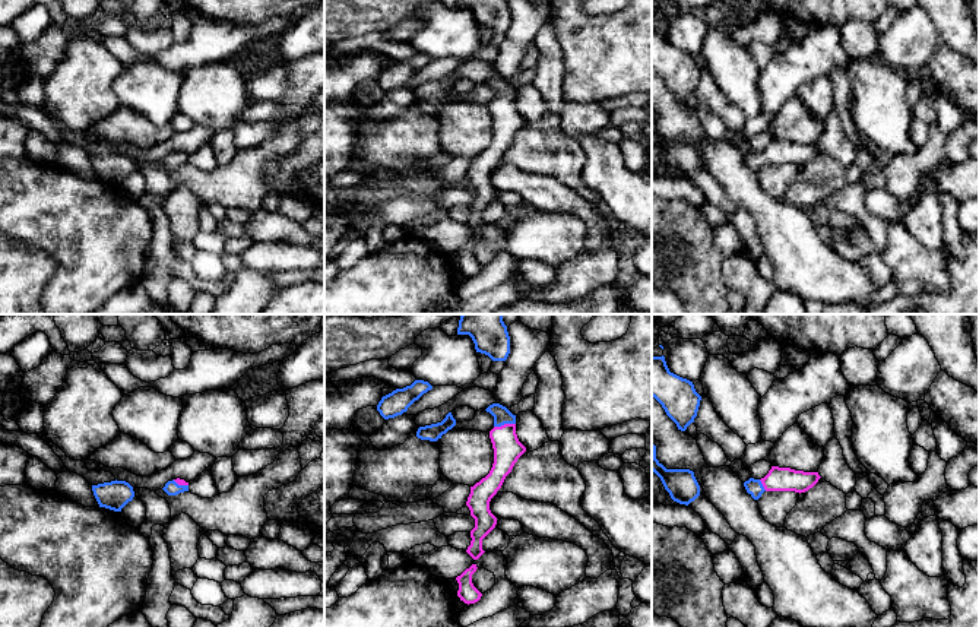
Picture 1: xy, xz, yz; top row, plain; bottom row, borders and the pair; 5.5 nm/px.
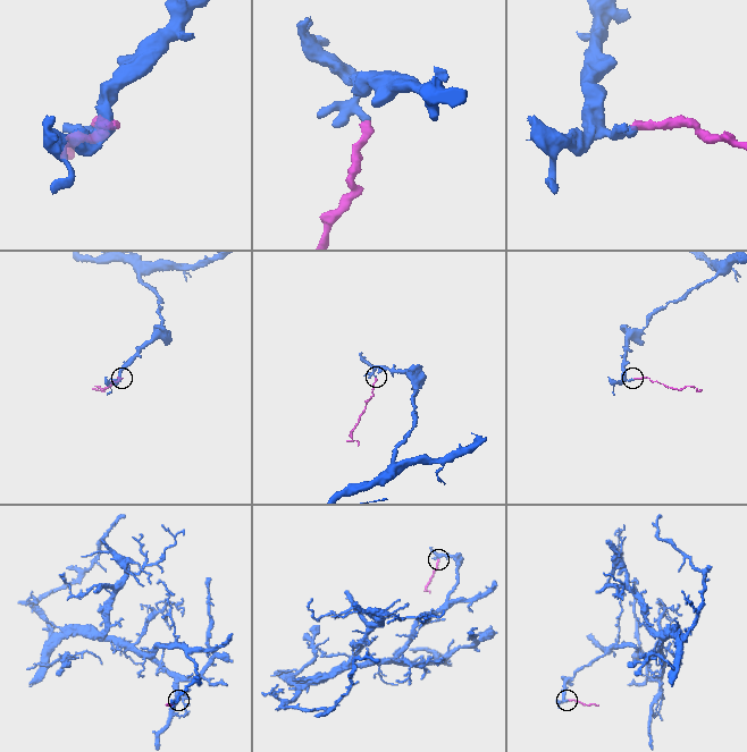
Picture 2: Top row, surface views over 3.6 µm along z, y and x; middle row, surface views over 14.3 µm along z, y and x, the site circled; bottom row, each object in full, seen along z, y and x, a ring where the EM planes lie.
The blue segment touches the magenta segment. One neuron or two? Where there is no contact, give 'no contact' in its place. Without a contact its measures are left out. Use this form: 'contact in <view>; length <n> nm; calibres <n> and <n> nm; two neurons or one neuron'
contact in xz; length 120 nm; calibres 100 and 160 nm; one neuron

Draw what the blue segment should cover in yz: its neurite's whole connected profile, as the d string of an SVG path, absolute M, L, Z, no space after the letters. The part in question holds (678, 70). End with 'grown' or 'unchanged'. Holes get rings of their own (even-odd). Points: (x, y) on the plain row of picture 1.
M652 29L652 69L662 77L666 88L685 104L694 95L701 69L693 54L669 44L665 29Z; unchanged

